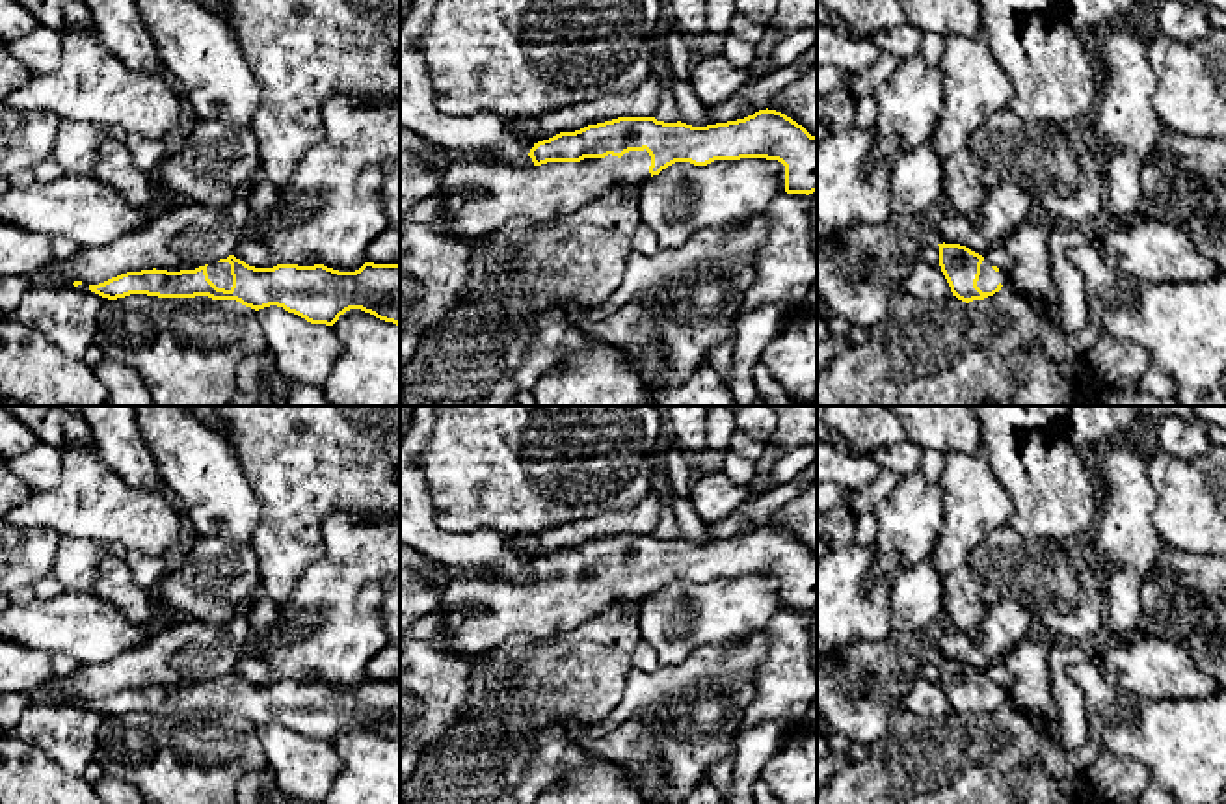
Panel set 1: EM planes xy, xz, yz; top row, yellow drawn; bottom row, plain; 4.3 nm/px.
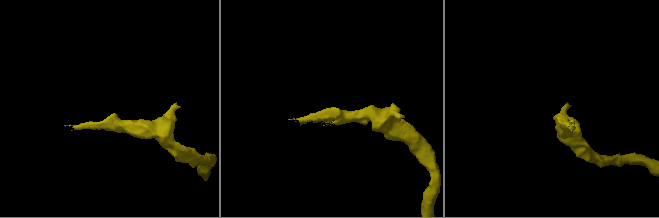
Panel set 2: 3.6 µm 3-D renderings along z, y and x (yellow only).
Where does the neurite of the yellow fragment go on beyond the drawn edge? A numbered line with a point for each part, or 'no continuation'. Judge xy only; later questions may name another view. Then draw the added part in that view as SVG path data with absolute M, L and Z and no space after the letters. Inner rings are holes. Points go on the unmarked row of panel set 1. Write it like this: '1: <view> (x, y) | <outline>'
1: xy (218, 689) | M210 679L207 683L208 696L218 704L231 707L233 704L233 692L231 692L231 681L229 679Z

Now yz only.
1: yz (988, 696) | M984 676L980 681L980 692L979 692L977 704L982 709L992 709L997 705L999 700L1001 702L1008 700L1006 689L1005 687L995 689L992 681Z

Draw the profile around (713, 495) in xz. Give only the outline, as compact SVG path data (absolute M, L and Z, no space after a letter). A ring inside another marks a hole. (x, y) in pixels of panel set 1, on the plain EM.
M722 471L705 473L692 480L688 499L705 525L718 523L748 502L750 486L731 482Z

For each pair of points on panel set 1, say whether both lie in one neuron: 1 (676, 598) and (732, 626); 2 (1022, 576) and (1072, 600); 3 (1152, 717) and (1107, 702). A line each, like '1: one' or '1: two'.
1: one
2: one
3: one

